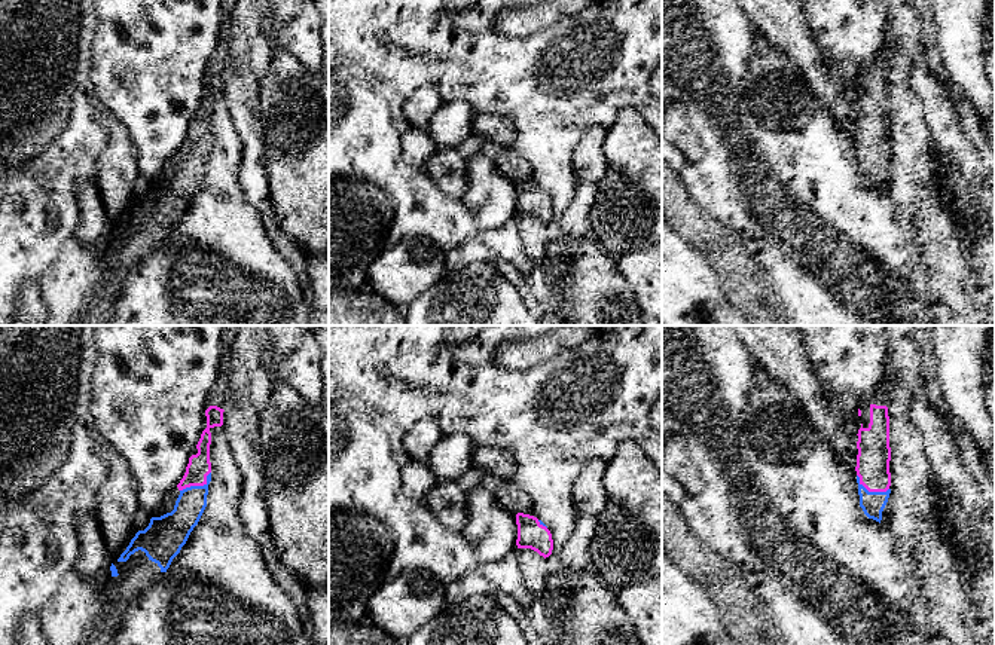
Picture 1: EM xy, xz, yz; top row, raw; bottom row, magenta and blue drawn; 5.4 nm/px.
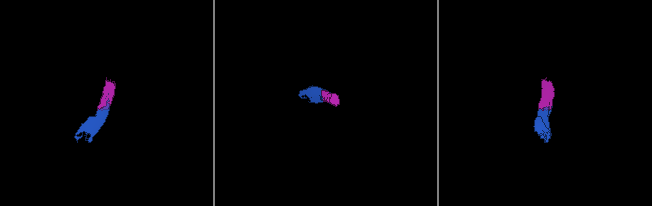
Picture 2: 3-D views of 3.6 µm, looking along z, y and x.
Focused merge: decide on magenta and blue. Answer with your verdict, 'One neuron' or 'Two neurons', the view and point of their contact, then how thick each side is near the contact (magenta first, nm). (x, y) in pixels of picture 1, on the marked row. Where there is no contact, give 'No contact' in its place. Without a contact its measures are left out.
One neuron. Touches magenta at xy (198, 485). Thickness 120 nm (magenta) against 160 nm

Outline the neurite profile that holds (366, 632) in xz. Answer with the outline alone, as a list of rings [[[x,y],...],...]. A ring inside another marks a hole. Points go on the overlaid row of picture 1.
[[[370,612],[355,624],[335,623],[329,626],[329,645],[405,645],[379,627]]]

